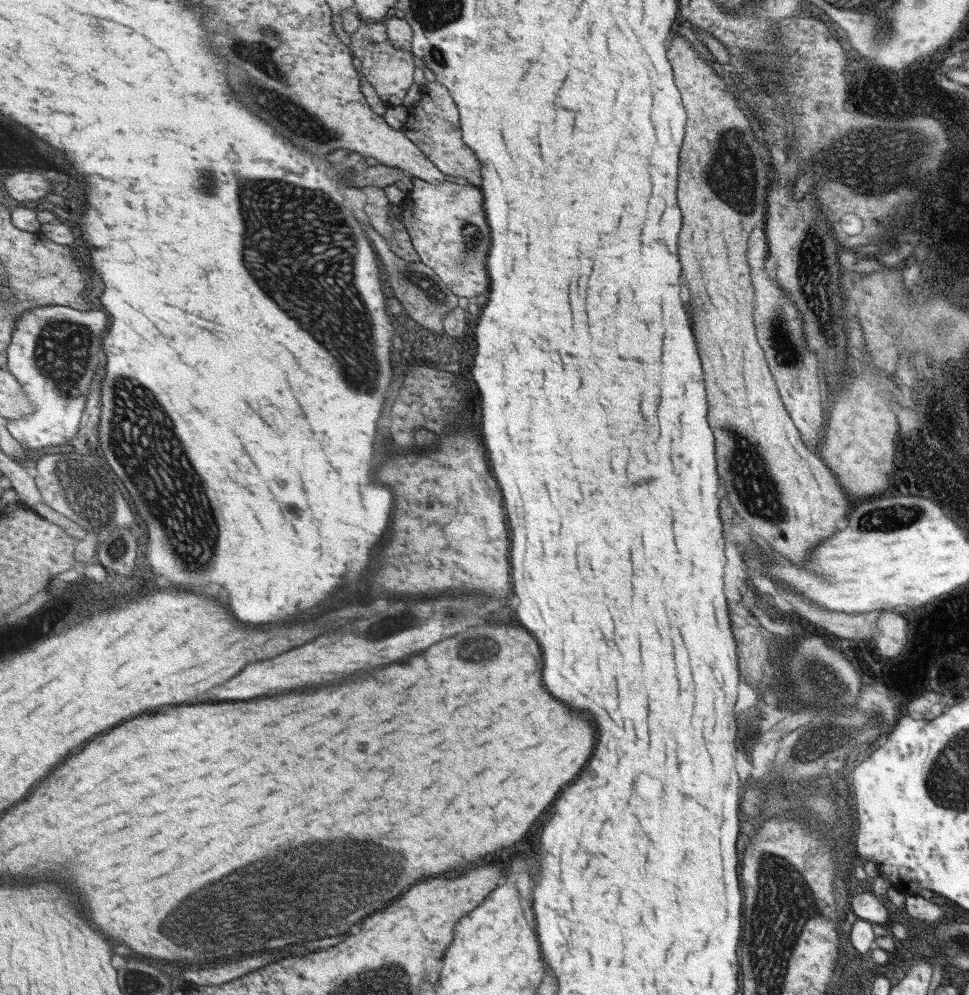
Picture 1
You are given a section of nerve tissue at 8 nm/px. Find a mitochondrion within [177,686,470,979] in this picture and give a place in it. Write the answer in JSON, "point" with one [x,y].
{"point":[305,948]}

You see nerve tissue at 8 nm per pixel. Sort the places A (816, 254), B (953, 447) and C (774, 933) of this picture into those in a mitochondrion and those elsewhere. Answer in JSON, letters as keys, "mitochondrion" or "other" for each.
{"A":"mitochondrion","B":"other","C":"mitochondrion"}

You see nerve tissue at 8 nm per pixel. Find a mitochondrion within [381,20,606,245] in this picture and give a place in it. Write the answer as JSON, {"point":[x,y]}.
{"point":[437,54]}

